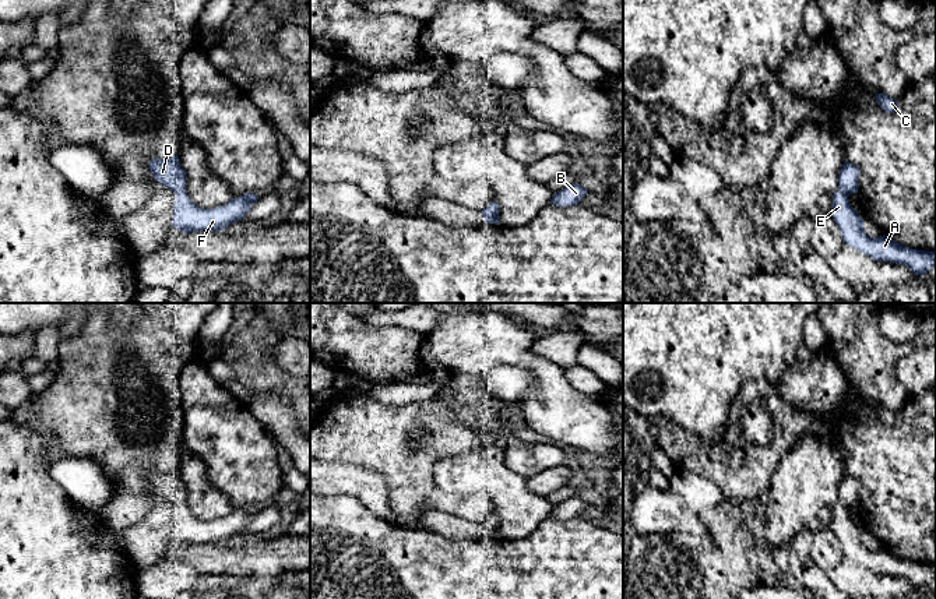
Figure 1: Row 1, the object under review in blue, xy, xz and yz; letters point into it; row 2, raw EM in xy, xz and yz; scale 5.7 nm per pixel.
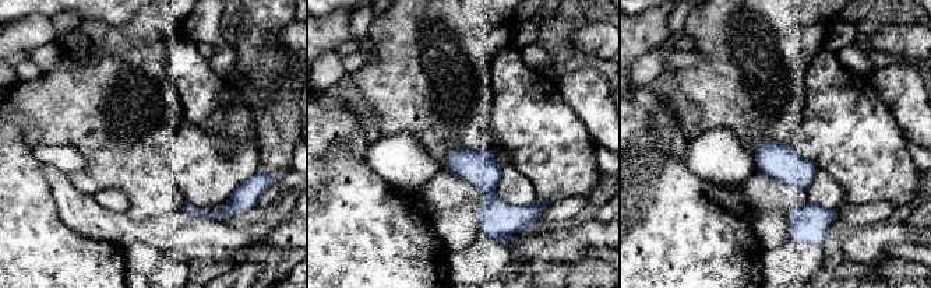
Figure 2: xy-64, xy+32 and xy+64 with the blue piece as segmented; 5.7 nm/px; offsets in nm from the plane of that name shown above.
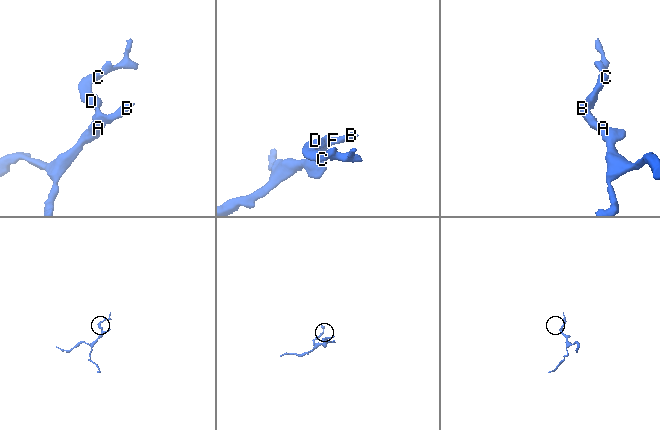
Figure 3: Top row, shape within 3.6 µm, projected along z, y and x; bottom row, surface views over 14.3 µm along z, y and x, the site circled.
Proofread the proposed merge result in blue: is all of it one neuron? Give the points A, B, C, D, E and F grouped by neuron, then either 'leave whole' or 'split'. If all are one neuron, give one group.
groups A B C D E F; leave whole

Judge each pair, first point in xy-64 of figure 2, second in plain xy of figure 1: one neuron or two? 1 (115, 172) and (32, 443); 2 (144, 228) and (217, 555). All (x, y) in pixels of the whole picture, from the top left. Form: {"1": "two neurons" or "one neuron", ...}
{"1": "two neurons", "2": "one neuron"}

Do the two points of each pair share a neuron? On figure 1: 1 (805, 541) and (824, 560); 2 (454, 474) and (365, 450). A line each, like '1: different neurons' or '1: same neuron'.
1: different neurons
2: different neurons

